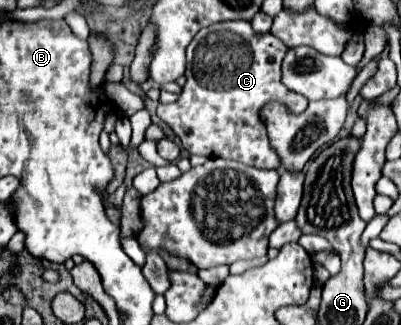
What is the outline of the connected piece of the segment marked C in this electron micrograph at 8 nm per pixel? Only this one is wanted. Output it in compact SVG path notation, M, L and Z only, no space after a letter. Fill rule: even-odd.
M242 19L220 21L200 29L186 47L186 85L174 103L160 103L158 117L180 137L182 147L192 155L222 157L258 169L276 169L278 155L268 143L260 111L266 103L278 101L300 115L308 99L282 85L282 59L288 47L272 33L256 35Z

